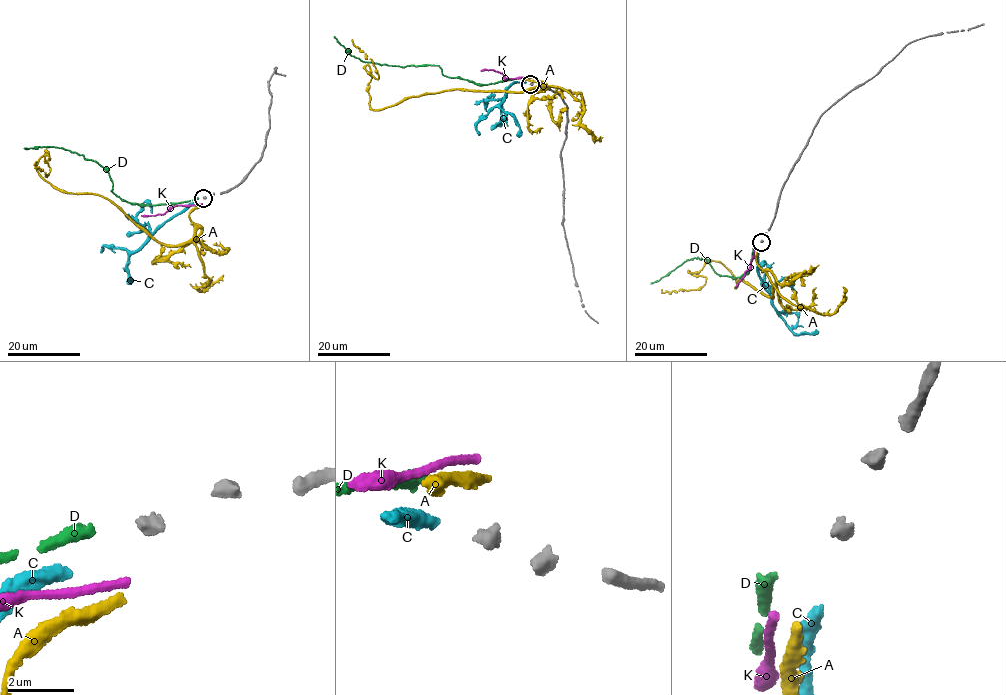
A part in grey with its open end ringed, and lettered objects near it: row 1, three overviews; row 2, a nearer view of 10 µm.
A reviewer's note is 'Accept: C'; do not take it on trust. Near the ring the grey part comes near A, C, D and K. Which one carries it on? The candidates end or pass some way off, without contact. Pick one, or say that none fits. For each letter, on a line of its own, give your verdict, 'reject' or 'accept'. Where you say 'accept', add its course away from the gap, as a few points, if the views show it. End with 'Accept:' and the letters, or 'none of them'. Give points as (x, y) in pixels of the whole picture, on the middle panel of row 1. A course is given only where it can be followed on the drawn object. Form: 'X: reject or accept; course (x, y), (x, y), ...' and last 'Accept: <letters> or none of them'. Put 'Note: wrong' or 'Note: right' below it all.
A: reject
C: accept; course (526, 83), (514, 82), (500, 106), (514, 117), (519, 125), (518, 137)
D: reject
K: reject
Accept: C
Note: right

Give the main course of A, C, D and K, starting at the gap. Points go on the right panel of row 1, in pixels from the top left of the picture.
A: (757, 251), (771, 297), (741, 279), (734, 288), (729, 270), (708, 261), (699, 273), (702, 286), (661, 289)
C: (760, 249), (757, 267), (764, 287), (788, 329), (800, 335), (818, 331)
D: (754, 247), (749, 270), (733, 279), (719, 275), (710, 264), (697, 258), (650, 283)
K: (754, 250), (736, 287)

